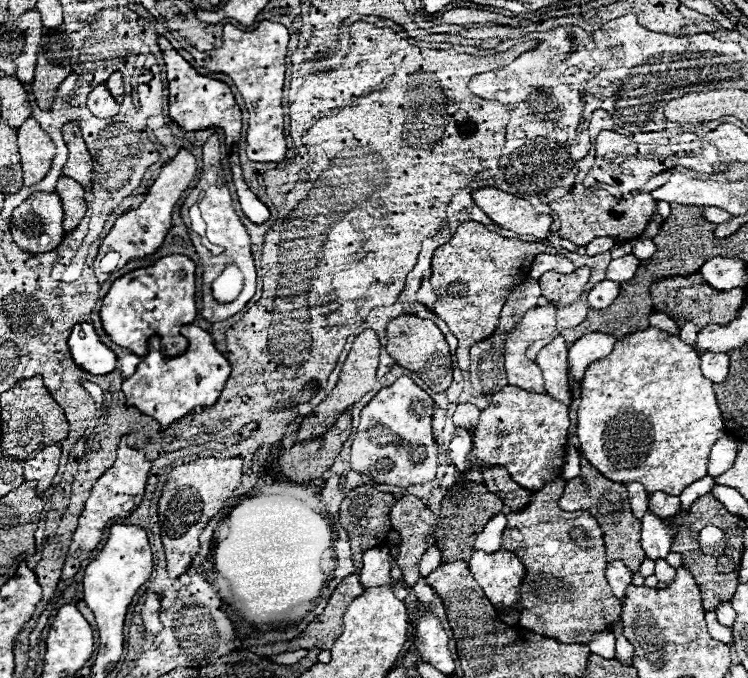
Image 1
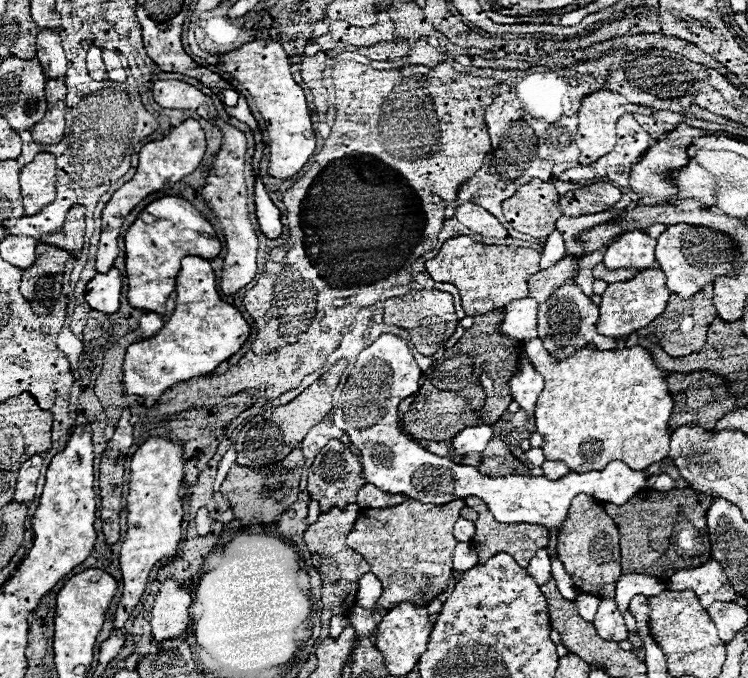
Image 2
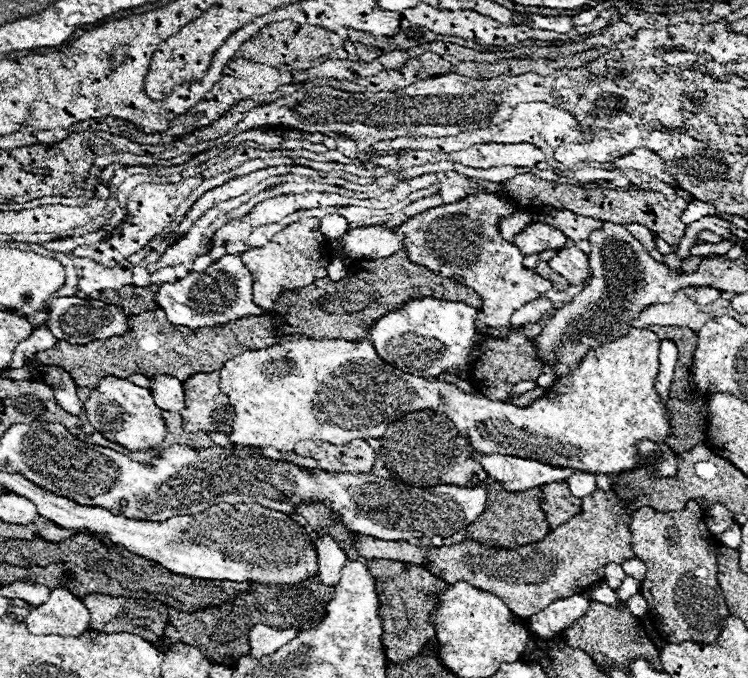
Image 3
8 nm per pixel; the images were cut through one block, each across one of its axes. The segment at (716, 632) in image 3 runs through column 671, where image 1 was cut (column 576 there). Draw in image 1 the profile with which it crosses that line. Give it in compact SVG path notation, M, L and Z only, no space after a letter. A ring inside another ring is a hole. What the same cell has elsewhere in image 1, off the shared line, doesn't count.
M562 478L552 480L540 492L534 492L530 496L528 506L524 506L522 510L512 510L506 516L508 524L502 534L502 548L514 552L522 560L524 570L526 570L526 576L520 584L518 624L532 632L546 634L548 638L554 638L562 644L570 644L570 642L588 644L594 632L614 628L622 602L612 594L608 580L604 576L606 552L604 552L604 542L602 542L602 528L598 526L598 522L590 514L586 516L586 512L564 512L558 508L558 496L562 496L564 484L566 480Z

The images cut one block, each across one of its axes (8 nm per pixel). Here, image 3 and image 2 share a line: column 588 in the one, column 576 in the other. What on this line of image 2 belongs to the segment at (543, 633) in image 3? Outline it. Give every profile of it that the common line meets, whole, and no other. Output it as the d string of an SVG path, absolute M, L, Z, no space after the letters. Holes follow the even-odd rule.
M578 594L576 596L576 608L580 612L580 616L586 620L586 622L592 622L596 612L598 612L598 604L600 604L600 598L594 596L594 594Z

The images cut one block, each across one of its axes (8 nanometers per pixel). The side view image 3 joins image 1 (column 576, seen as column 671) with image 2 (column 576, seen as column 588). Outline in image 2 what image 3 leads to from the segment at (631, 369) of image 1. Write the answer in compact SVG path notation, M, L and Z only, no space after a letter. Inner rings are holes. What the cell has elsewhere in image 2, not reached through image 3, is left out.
M534 338L524 346L524 352L532 366L544 376L544 390L536 400L534 416L538 432L544 438L542 450L546 460L564 460L572 472L584 474L602 470L614 460L628 464L632 470L646 470L652 462L660 462L668 456L668 420L674 408L666 382L668 372L656 366L648 350L642 346L623 347L610 352L580 348L566 360L556 360L542 346L542 340Z

